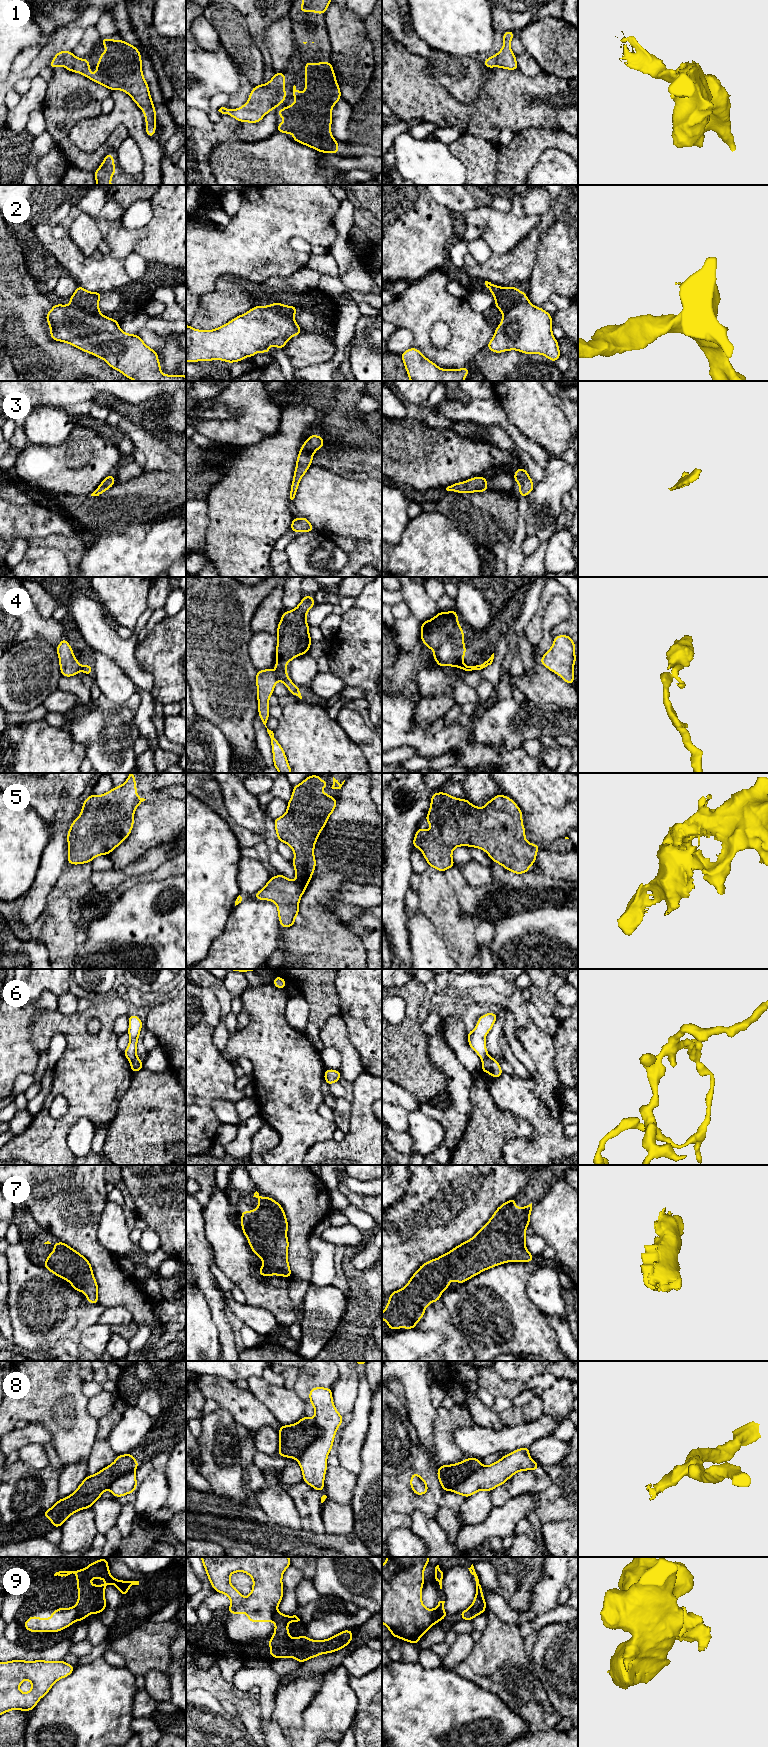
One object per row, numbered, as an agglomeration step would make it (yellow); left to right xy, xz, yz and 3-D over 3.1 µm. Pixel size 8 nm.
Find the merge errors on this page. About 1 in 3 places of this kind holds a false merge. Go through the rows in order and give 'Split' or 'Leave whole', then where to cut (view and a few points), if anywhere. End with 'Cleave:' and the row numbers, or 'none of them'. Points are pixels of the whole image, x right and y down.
1: Leave whole. No split
2: Split. Split along yz (528, 300), (518, 302), (509, 310), (506, 314), (507, 328)
3: Leave whole. No split
4: Split. Split along xz (274, 673), (278, 679)
5: Leave whole. No split
6: Split. Split along xy (136, 1056), (130, 1061)
7: Leave whole. No split
8: Split. Split along xz (314, 1418), (319, 1434), (297, 1459)
9: Split. Split along xy (74, 1607), (78, 1619)
Cleave: 2, 4, 6, 8, 9

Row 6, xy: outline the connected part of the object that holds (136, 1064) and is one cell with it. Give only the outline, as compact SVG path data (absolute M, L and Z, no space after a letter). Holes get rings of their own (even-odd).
M138 1057L130 1061L130 1067L133 1073L140 1071L143 1068L143 1061Z

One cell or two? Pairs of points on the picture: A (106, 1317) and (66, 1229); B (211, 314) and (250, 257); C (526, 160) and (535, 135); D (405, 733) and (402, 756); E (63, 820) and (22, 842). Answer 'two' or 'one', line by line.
A: two
B: two
C: one
D: two
E: two

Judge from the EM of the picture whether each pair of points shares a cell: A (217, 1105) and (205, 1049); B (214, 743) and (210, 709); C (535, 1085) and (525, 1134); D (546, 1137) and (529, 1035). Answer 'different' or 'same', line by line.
A: different
B: different
C: different
D: same

